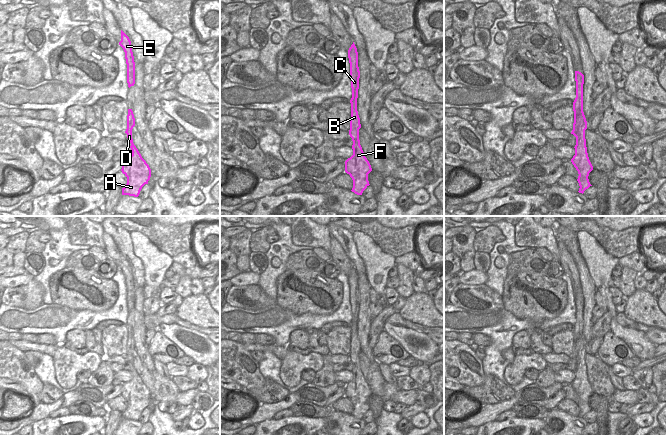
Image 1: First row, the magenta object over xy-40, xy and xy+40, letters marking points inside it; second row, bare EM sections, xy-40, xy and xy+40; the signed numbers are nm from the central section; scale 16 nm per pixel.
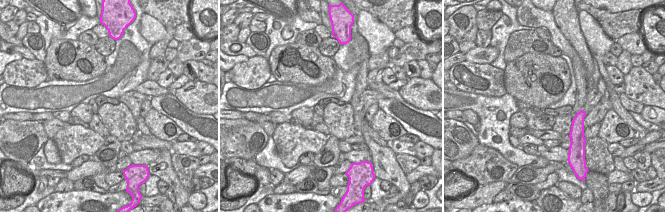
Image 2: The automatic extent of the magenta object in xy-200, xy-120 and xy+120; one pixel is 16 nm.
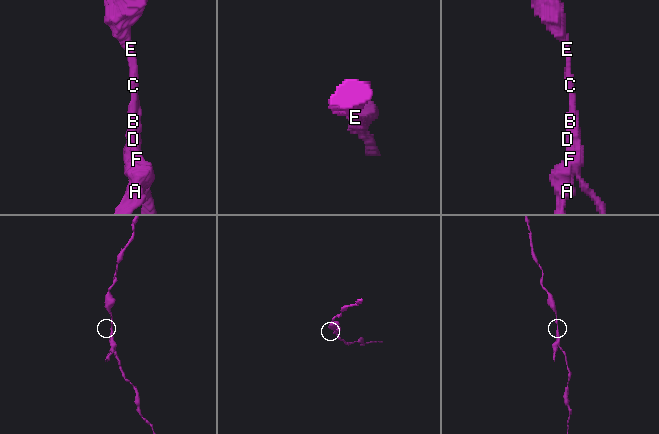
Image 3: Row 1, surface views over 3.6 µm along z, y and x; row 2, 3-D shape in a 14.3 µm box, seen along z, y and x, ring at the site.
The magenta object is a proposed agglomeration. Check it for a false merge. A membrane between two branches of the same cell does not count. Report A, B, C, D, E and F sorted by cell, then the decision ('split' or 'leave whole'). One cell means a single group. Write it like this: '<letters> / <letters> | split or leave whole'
A B D F / C E | split

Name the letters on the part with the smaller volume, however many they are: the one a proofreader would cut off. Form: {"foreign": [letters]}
{"foreign": ["A", "B", "D", "F"]}

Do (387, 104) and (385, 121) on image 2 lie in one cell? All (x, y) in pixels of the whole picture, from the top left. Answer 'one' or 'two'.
two

